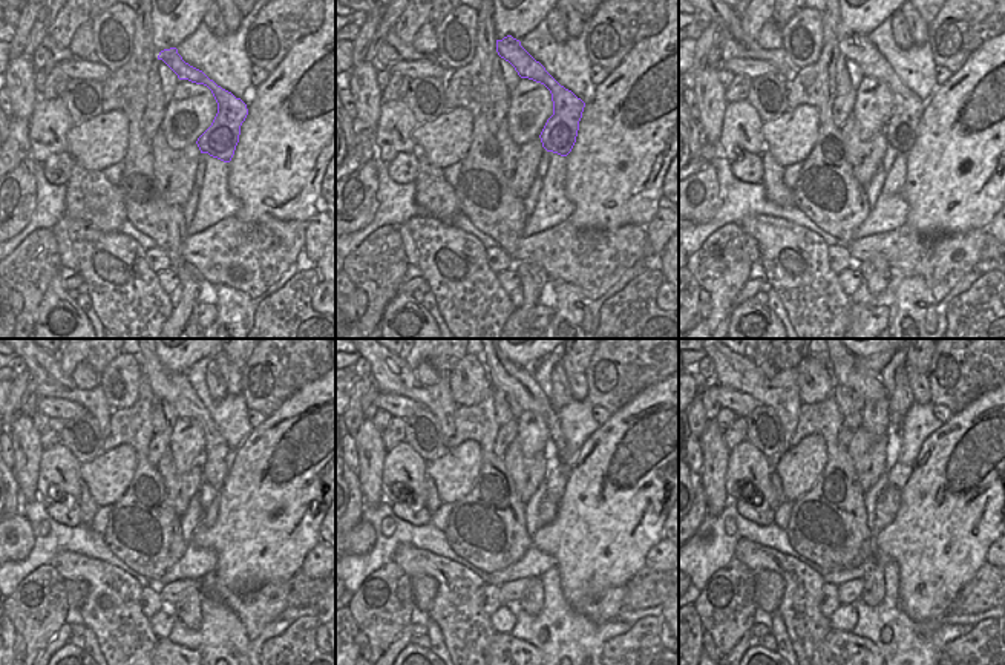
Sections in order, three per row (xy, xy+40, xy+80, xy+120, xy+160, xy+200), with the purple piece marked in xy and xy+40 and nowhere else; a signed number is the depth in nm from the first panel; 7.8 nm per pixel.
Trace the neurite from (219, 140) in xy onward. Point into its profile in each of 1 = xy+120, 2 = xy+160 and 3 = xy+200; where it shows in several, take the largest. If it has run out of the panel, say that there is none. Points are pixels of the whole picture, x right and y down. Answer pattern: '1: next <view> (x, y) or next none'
1: next xy+120 (175, 388)
2: next xy+160 (506, 376)
3: next xy+200 (844, 371)

